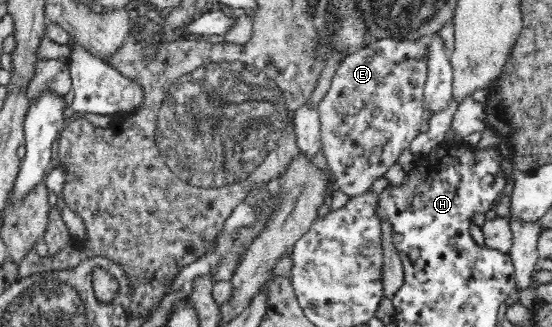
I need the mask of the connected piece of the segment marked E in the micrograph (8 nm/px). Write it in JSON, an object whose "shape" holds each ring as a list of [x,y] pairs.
{"shape":[[[379,39],[369,41],[358,52],[345,55],[336,69],[328,92],[318,105],[322,151],[335,176],[338,189],[349,196],[367,192],[394,165],[405,147],[417,137],[424,112],[424,85],[427,77],[427,46],[420,41]]]}

